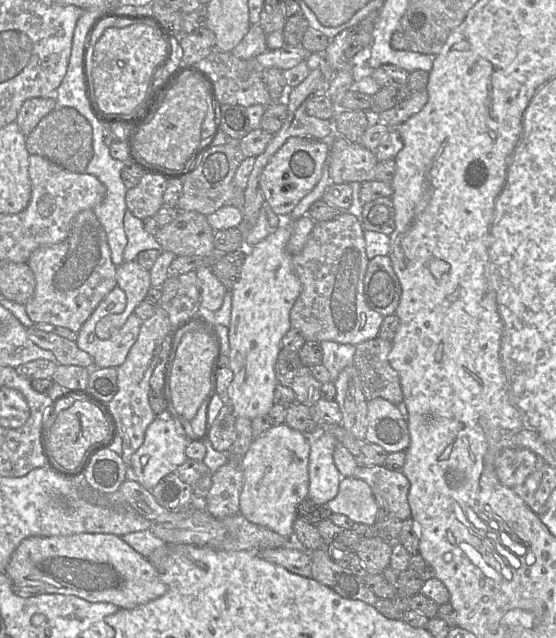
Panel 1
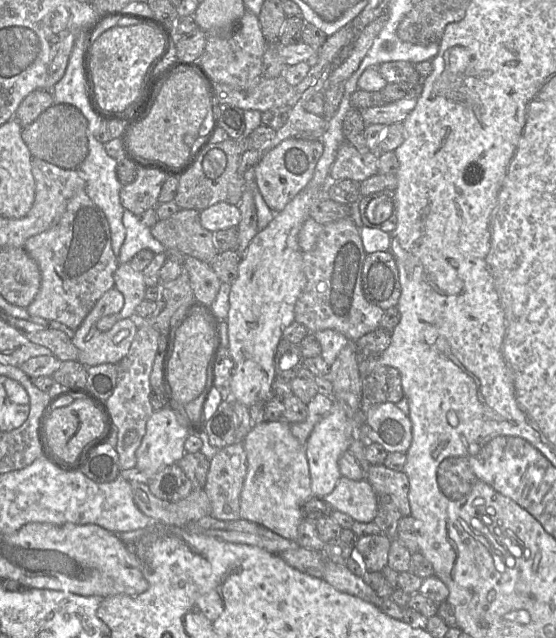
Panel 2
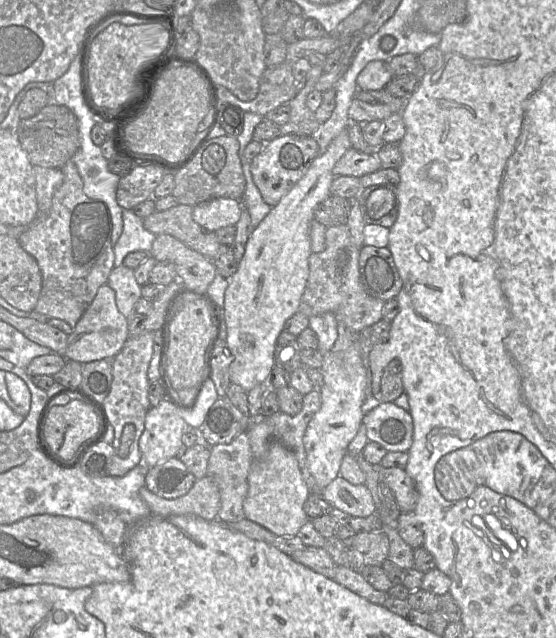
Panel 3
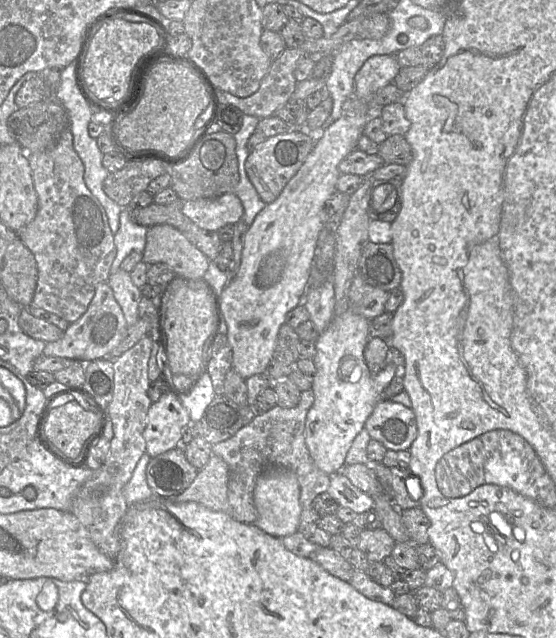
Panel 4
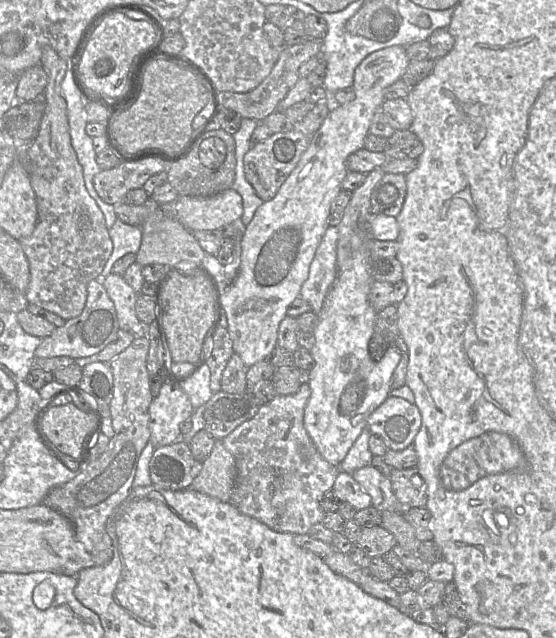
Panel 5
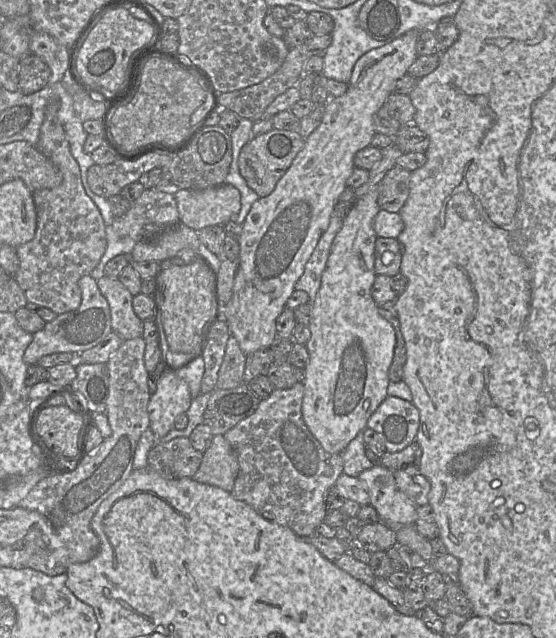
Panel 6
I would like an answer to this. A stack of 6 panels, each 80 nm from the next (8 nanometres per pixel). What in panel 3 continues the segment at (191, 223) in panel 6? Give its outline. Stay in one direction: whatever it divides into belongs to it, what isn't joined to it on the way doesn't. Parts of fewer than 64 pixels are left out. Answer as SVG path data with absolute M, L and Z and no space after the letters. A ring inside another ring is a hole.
M217 198L193 207L193 220L204 229L215 232L226 226L235 226L242 212L241 202Z

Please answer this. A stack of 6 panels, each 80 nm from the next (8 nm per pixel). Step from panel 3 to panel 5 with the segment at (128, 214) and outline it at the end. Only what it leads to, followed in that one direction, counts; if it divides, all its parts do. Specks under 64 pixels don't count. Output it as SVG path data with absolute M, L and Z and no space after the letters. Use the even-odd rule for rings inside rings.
M118 218L109 229L109 235L113 243L113 251L99 276L102 279L111 273L113 265L119 258L128 253L136 254L142 240L142 230L140 226L129 225Z

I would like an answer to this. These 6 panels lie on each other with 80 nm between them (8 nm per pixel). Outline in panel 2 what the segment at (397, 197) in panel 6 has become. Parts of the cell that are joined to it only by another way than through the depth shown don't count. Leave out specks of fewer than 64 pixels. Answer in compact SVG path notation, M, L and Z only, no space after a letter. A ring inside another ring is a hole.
M381 191L360 196L361 225L391 234L396 228L396 191Z

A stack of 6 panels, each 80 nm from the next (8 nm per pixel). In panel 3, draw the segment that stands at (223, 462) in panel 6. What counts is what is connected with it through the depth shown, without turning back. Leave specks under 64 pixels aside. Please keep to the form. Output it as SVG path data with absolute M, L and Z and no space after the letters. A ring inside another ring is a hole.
M209 476L196 480L189 492L175 499L159 497L144 485L139 495L155 517L192 515L204 520L216 520L220 509L220 492Z

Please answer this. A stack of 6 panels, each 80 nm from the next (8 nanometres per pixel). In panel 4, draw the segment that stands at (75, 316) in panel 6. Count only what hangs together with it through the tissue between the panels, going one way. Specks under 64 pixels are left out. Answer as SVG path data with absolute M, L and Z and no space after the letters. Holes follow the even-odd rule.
M106 282L100 283L86 312L77 321L70 323L61 339L46 343L42 354L80 362L103 359L109 357L110 352L120 344L127 327L122 309L115 300L112 289Z

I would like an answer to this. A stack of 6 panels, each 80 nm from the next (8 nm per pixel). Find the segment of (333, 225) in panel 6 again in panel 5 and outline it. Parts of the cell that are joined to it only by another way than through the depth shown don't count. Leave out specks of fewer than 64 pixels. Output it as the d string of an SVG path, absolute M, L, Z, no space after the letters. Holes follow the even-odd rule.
M328 226L300 289L300 296L318 315L337 276L338 227Z

